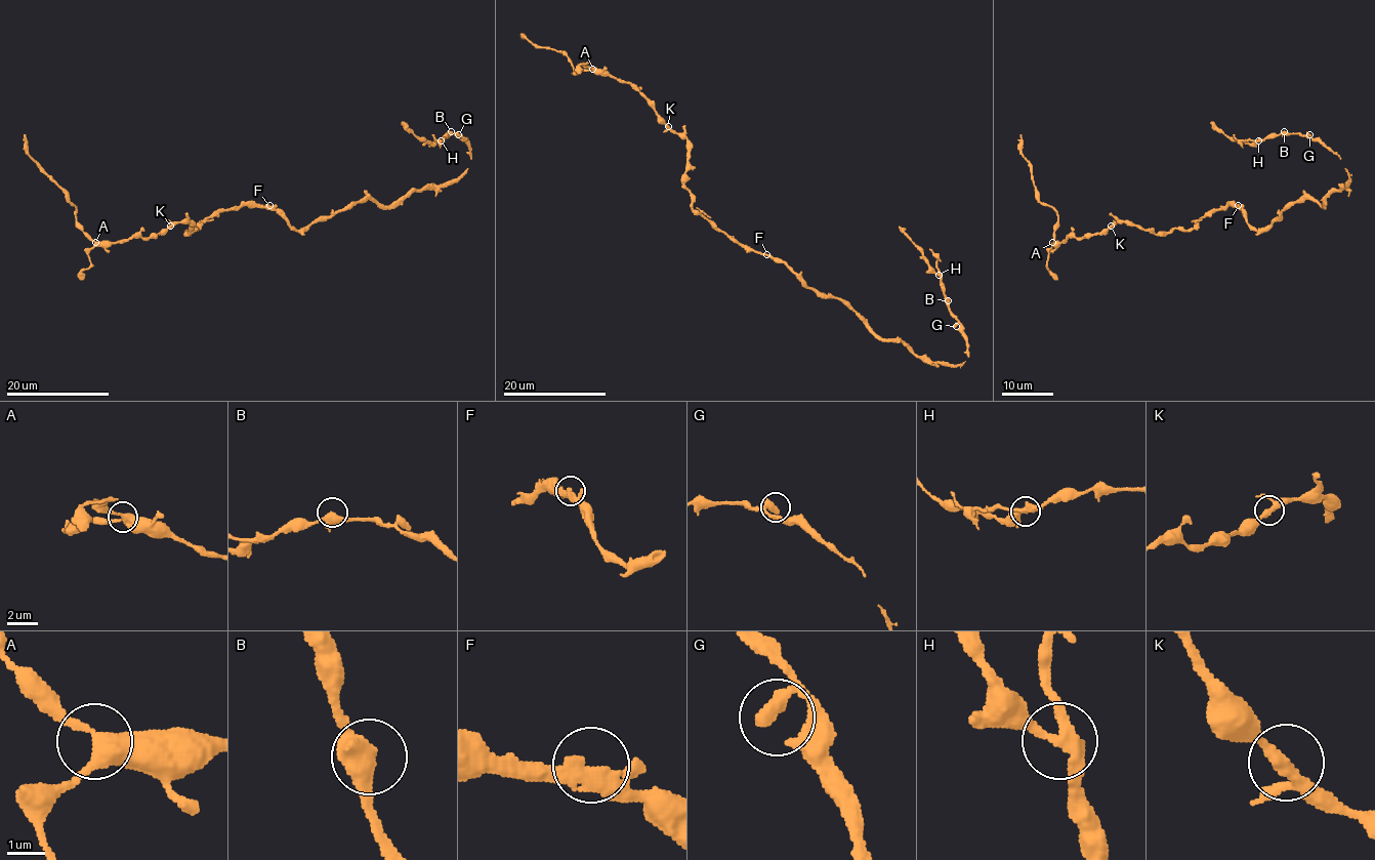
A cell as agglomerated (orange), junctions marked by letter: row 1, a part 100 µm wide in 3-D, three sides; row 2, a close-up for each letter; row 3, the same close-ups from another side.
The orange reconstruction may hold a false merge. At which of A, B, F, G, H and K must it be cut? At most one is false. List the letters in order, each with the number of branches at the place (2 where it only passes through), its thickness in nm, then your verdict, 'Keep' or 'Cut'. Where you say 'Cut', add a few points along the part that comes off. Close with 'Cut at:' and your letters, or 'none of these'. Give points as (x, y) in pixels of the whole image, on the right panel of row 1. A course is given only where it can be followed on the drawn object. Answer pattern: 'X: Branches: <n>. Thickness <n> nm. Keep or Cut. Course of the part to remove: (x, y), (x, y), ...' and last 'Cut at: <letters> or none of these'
A: Branches: 3. Thickness 360 nm. Keep
B: Branches: 3. Thickness 400 nm. Keep
F: Branches: 3. Thickness 300 nm. Keep
G: Branches: 2. Thickness 360 nm. Keep
H: Branches: 3. Thickness 300 nm. Cut. Course of the part to remove: (1258, 141), (1232, 141), (1210, 122)
K: Branches: 3. Thickness 280 nm. Keep
Cut at: H

